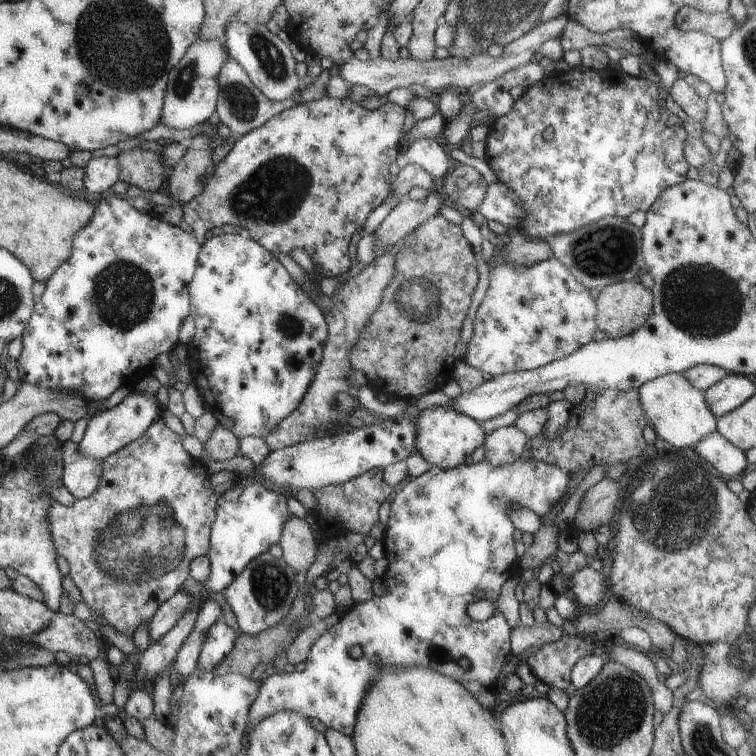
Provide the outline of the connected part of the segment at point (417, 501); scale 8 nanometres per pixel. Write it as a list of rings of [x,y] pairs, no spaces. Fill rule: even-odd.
[[[483,459],[481,462],[475,462],[475,464],[461,464],[447,470],[432,467],[424,474],[413,477],[413,480],[409,480],[409,482],[403,486],[402,490],[395,493],[395,498],[393,498],[393,502],[391,502],[389,506],[389,517],[381,538],[384,558],[387,560],[387,569],[380,579],[380,581],[387,586],[385,594],[381,596],[372,595],[371,598],[367,598],[364,602],[357,602],[347,611],[343,612],[339,620],[337,620],[333,626],[327,627],[317,640],[311,644],[307,659],[304,661],[305,668],[301,670],[301,672],[293,671],[291,674],[278,673],[262,678],[257,697],[253,700],[253,703],[249,706],[249,712],[247,712],[247,728],[245,728],[244,736],[247,736],[249,728],[255,726],[263,716],[269,716],[269,714],[275,712],[275,710],[287,710],[287,712],[297,712],[297,714],[305,716],[307,719],[316,718],[319,722],[323,723],[326,728],[331,728],[340,734],[352,737],[353,726],[355,726],[355,716],[357,716],[361,704],[363,704],[363,696],[367,696],[367,690],[371,688],[373,680],[379,678],[383,672],[387,672],[387,668],[411,668],[411,666],[419,666],[419,668],[427,668],[427,670],[431,670],[431,672],[443,674],[443,676],[447,676],[447,678],[459,682],[469,694],[473,694],[473,699],[477,700],[477,703],[482,708],[491,711],[496,700],[497,676],[501,670],[501,666],[505,664],[505,660],[512,654],[509,643],[510,627],[501,612],[491,614],[487,620],[483,620],[482,622],[473,622],[473,620],[465,614],[465,608],[467,608],[467,604],[477,602],[477,600],[483,600],[483,598],[495,604],[497,598],[499,598],[503,582],[513,577],[519,569],[512,541],[513,527],[507,518],[507,510],[511,510],[511,508],[515,508],[515,506],[523,506],[524,508],[529,508],[534,514],[543,516],[566,494],[569,480],[569,474],[555,466],[544,464],[539,460],[521,459],[517,459],[515,462],[507,464],[507,466],[491,466],[491,464],[487,464],[487,460]],[[353,646],[359,646],[359,648],[361,648],[361,656],[359,656],[359,658],[351,658],[349,650],[353,648]]]

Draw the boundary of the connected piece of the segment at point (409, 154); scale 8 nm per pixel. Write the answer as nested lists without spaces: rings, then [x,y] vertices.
[[[417,138],[407,150],[398,154],[395,166],[401,169],[407,164],[417,164],[423,168],[433,181],[441,182],[450,171],[450,161],[443,152],[443,143],[431,138]]]

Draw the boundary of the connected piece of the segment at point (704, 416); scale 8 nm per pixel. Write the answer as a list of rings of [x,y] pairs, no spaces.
[[[668,373],[645,382],[639,389],[639,401],[646,419],[657,436],[675,449],[693,448],[699,440],[715,432],[716,417],[707,407],[704,392],[694,388],[681,374]]]

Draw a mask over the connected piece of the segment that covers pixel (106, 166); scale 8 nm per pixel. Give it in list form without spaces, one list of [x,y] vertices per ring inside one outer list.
[[[106,156],[92,158],[83,169],[83,191],[99,194],[118,180],[119,166],[117,160]]]

